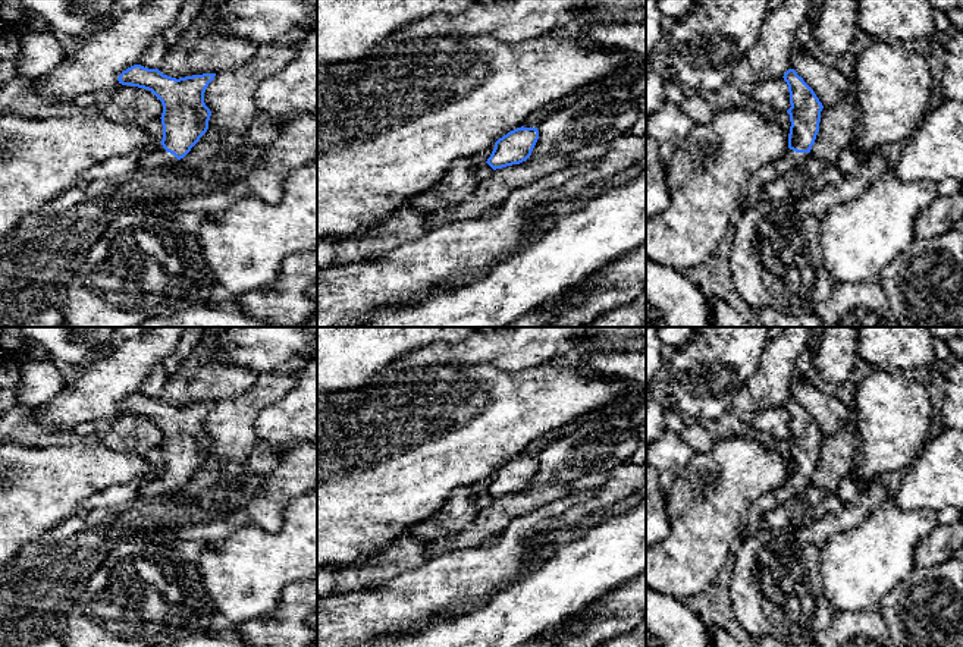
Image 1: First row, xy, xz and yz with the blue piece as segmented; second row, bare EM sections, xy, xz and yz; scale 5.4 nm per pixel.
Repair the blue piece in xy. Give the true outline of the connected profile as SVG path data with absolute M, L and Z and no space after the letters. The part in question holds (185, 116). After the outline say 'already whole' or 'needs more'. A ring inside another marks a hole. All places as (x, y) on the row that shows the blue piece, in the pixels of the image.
M141 65L119 75L119 84L148 89L163 104L163 139L142 153L139 175L160 175L164 167L183 158L207 132L211 112L204 103L204 92L214 76L203 73L176 79Z | needs more

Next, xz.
M517 128L495 142L487 164L496 170L526 161L539 139L537 128Z | already whole

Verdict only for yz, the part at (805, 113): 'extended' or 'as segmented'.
extended

